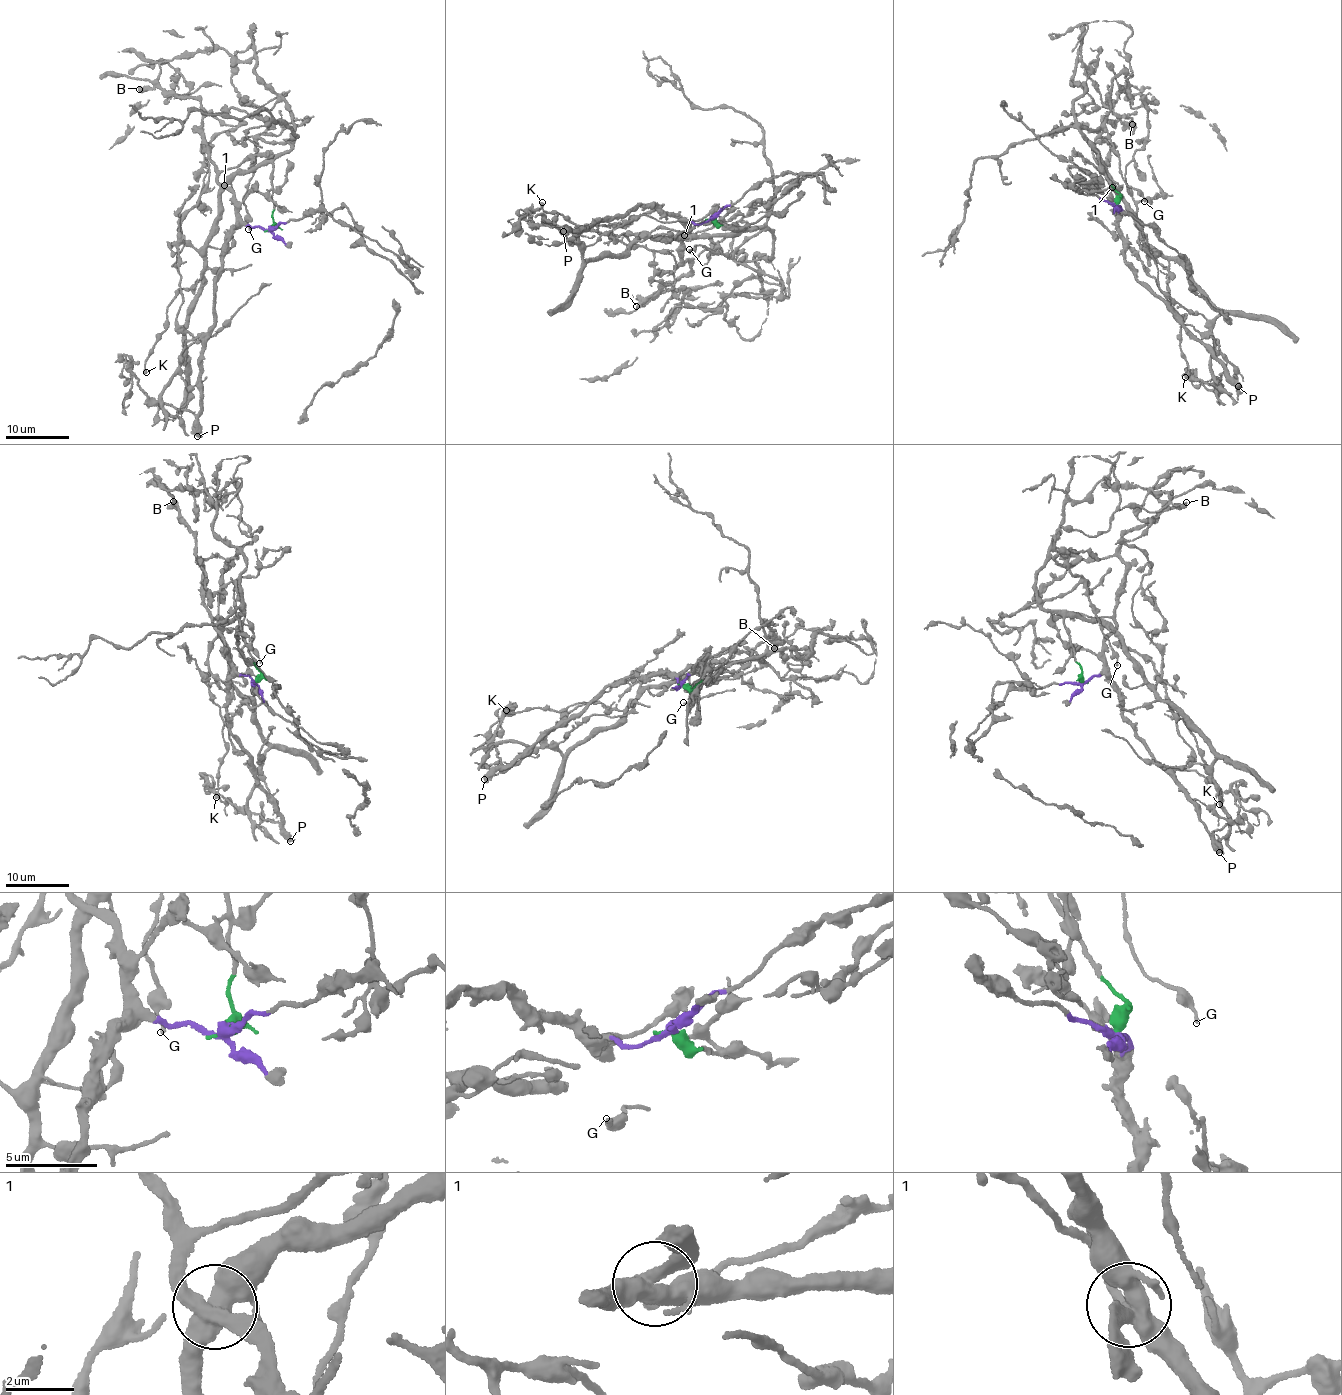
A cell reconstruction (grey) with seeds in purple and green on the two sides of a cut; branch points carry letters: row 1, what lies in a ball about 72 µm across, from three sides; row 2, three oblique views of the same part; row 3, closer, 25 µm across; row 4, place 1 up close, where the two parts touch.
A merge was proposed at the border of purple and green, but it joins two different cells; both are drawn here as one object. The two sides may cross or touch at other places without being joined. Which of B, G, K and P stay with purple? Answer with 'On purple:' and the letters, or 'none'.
On purple: B, P

